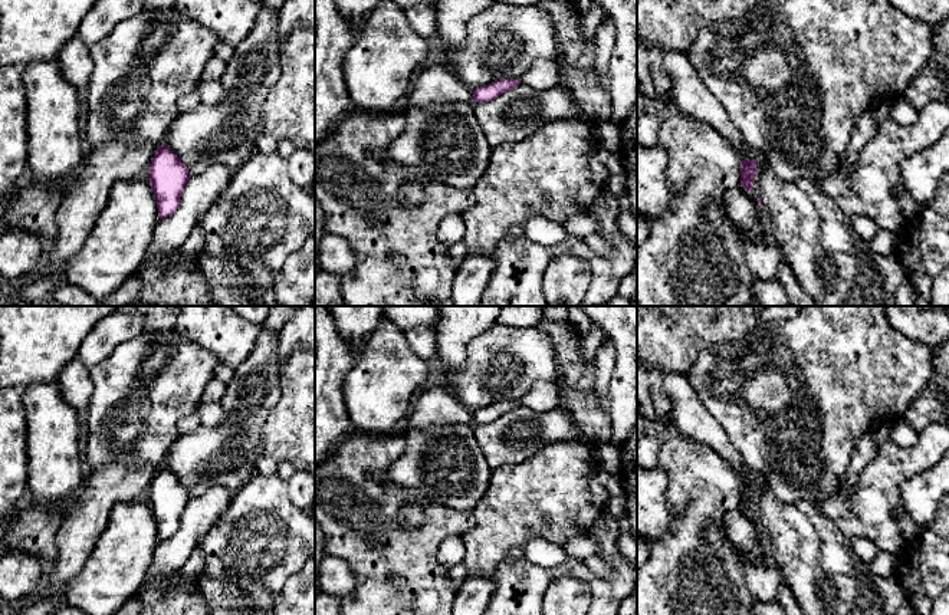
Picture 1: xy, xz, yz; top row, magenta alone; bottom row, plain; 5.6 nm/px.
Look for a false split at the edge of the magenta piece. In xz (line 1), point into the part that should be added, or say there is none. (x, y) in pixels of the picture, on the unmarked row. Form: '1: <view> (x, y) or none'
1: none

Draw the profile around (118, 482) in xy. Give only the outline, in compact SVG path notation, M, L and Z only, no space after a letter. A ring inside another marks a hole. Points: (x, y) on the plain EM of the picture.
M111 461L92 471L63 514L55 535L58 558L52 573L43 578L42 589L32 599L62 595L92 555L112 507L138 501L148 493L155 471L152 466L135 461Z

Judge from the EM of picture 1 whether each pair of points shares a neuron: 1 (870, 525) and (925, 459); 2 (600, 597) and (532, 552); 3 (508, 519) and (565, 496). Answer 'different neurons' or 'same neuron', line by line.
1: same neuron
2: different neurons
3: same neuron

